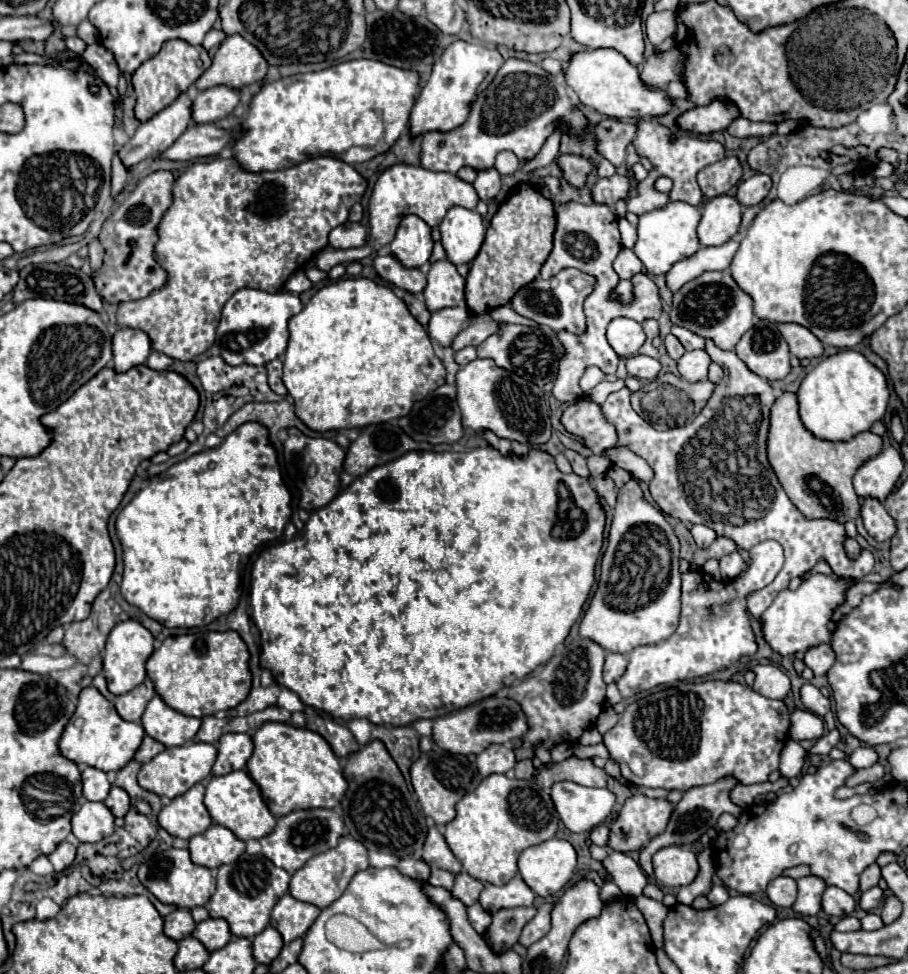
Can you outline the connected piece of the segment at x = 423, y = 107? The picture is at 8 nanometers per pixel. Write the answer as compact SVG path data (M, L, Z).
M454 41L442 53L442 57L434 63L432 75L430 75L428 83L424 85L420 97L416 99L416 105L410 115L412 135L420 135L426 131L434 131L434 129L450 131L450 129L462 125L462 121L466 121L466 117L468 117L470 103L474 101L482 81L486 79L486 87L488 87L490 81L496 77L498 69L502 67L502 63L504 63L504 59L502 59L500 51L494 47L486 47L480 43Z

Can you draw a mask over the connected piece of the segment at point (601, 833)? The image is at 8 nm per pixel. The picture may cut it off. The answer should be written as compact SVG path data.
M602 823L602 825L598 825L592 833L590 833L590 841L594 843L594 845L600 845L600 847L604 847L606 843L608 843L608 825L606 823Z

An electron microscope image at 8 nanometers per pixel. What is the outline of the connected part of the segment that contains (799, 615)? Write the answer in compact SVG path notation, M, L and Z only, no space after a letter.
M812 573L796 591L790 591L790 589L782 591L762 615L764 639L774 649L774 653L796 655L796 653L806 653L814 645L830 643L832 631L828 629L828 623L832 619L834 609L846 601L846 593L852 585L854 585L854 579L850 577Z

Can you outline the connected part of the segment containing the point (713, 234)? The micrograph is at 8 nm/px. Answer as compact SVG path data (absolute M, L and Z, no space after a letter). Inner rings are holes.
M718 195L704 203L698 239L704 247L726 243L740 227L740 203L732 195Z

